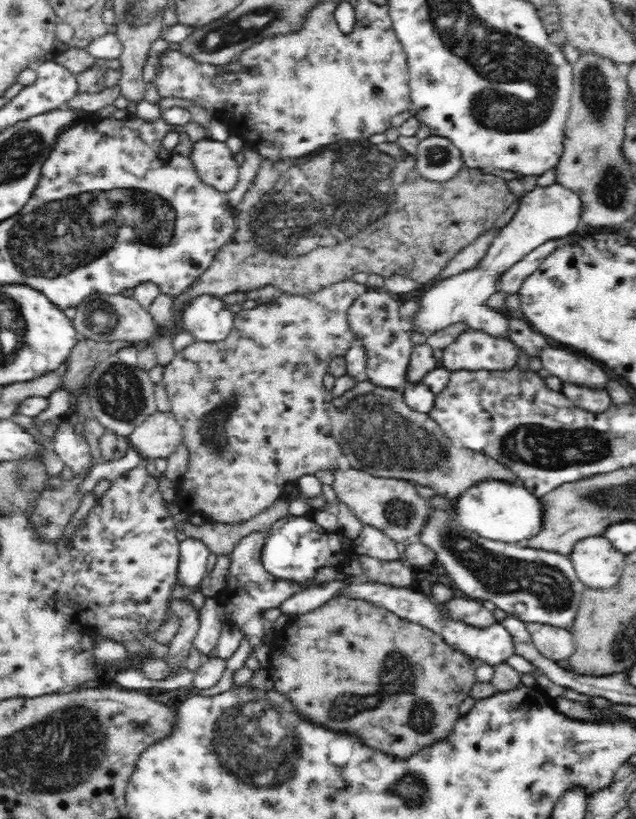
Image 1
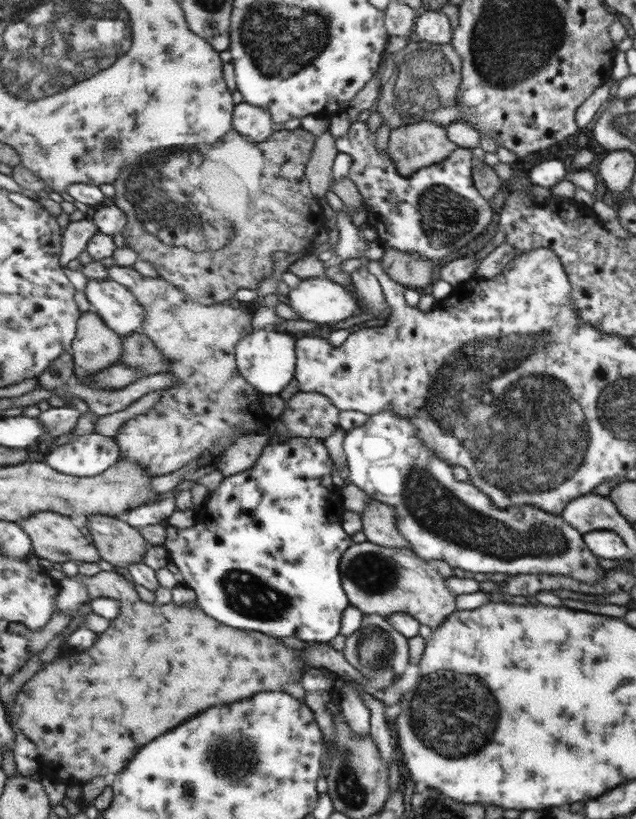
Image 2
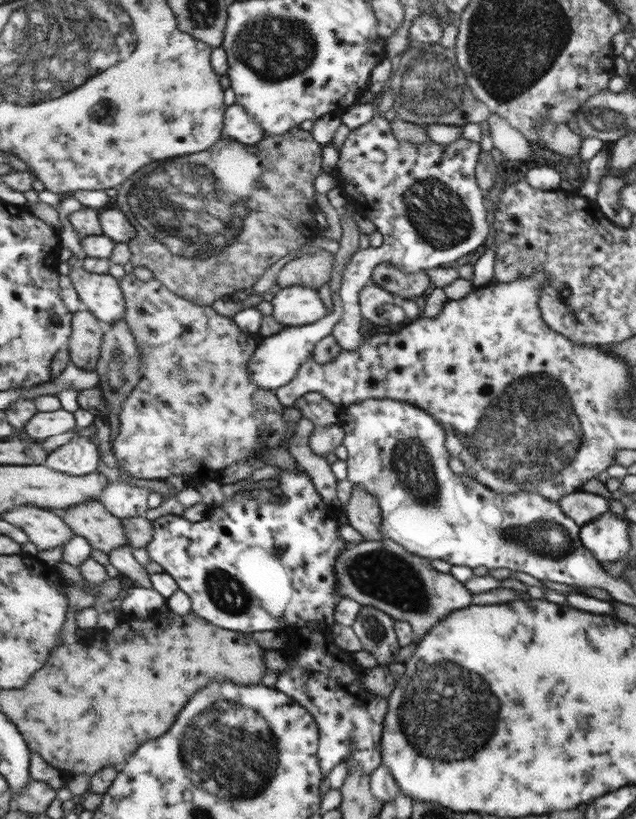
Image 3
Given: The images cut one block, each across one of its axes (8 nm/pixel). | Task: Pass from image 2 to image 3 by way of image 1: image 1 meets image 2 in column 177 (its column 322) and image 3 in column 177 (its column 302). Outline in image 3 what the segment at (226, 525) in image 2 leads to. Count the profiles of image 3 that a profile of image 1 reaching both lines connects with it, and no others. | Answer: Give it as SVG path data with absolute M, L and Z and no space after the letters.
M306 469L302 470L282 470L282 476L279 478L281 484L280 493L283 495L282 504L274 501L274 493L269 492L265 495L258 494L258 491L251 491L243 489L238 491L233 498L225 500L220 510L211 510L208 517L200 523L187 524L182 515L162 515L158 517L155 522L156 537L154 541L147 548L150 554L150 558L162 565L166 572L172 574L174 578L179 582L182 590L185 590L187 594L193 600L193 611L200 616L207 618L214 624L227 628L228 630L235 630L240 632L264 632L264 630L274 631L291 631L294 626L304 628L327 628L327 626L334 626L337 623L336 609L338 609L338 596L336 592L339 591L339 578L337 577L337 562L339 562L339 556L343 552L343 548L349 544L346 542L346 538L340 534L340 527L342 526L336 518L330 518L331 505L324 502L324 498L320 496L318 488L316 488L315 480Z

